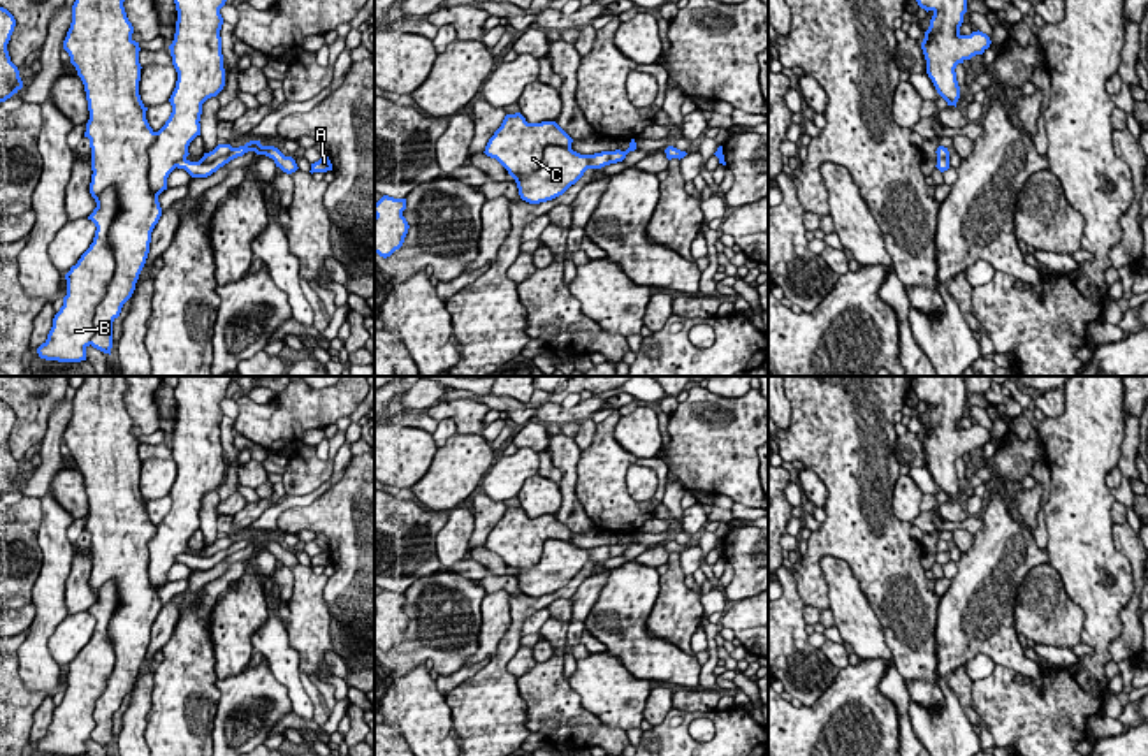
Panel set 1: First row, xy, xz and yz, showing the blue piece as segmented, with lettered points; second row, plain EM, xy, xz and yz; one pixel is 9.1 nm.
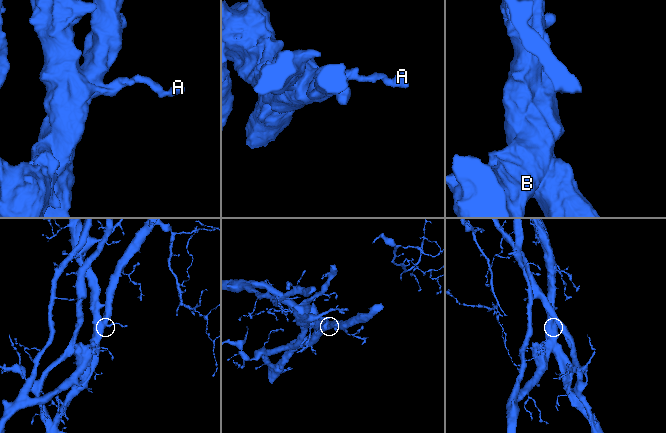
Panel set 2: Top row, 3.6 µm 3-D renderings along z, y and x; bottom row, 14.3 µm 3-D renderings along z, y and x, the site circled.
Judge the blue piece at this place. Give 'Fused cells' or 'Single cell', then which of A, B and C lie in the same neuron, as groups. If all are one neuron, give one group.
Fused cells. Groups: A C / B

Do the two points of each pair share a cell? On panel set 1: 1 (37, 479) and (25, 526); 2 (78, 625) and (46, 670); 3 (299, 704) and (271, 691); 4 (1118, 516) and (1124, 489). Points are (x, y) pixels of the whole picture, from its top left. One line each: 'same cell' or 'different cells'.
1: different cells
2: different cells
3: different cells
4: different cells

